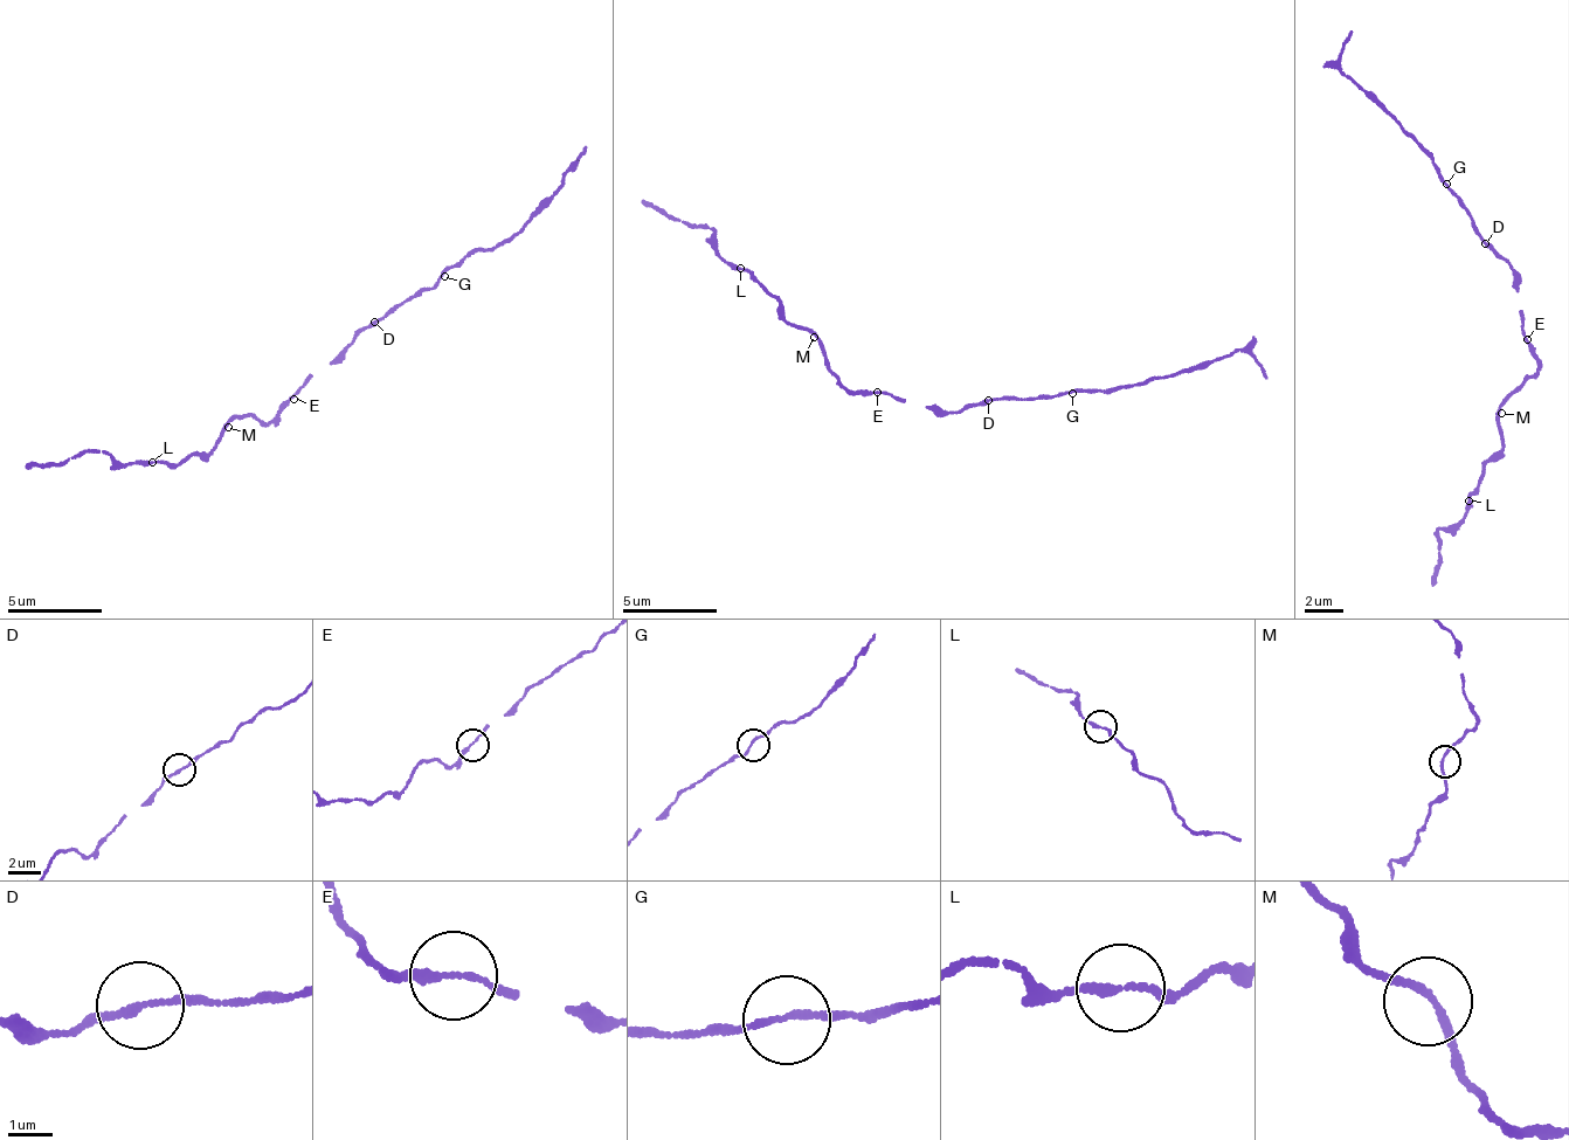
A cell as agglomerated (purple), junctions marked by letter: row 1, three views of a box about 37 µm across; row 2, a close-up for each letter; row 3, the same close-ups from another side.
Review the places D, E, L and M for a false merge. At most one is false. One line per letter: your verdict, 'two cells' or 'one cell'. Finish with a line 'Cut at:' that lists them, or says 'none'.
D: two cells
E: one cell
L: one cell
M: one cell
Cut at: D

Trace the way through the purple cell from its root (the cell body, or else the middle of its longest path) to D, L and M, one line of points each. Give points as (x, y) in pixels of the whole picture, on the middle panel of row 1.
D: (905, 402), (952, 410), (987, 402)
L: (905, 402), (842, 384), (829, 371), (822, 344), (803, 327), (785, 319), (780, 299), (742, 269)
M: (905, 402), (892, 396), (848, 389), (829, 371), (822, 344), (814, 337)

